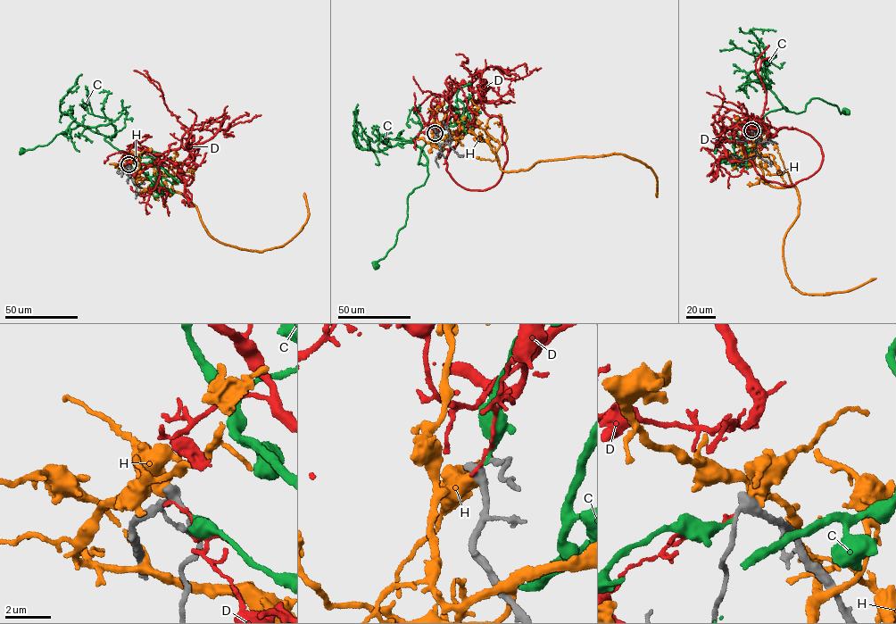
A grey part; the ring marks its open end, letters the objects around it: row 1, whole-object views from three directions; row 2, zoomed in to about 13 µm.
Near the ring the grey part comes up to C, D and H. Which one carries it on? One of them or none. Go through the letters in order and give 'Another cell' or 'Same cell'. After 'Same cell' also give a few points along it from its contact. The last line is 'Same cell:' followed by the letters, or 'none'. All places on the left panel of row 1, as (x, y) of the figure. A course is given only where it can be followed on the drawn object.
C: Another cell
D: Another cell
H: Another cell
Same cell: none

